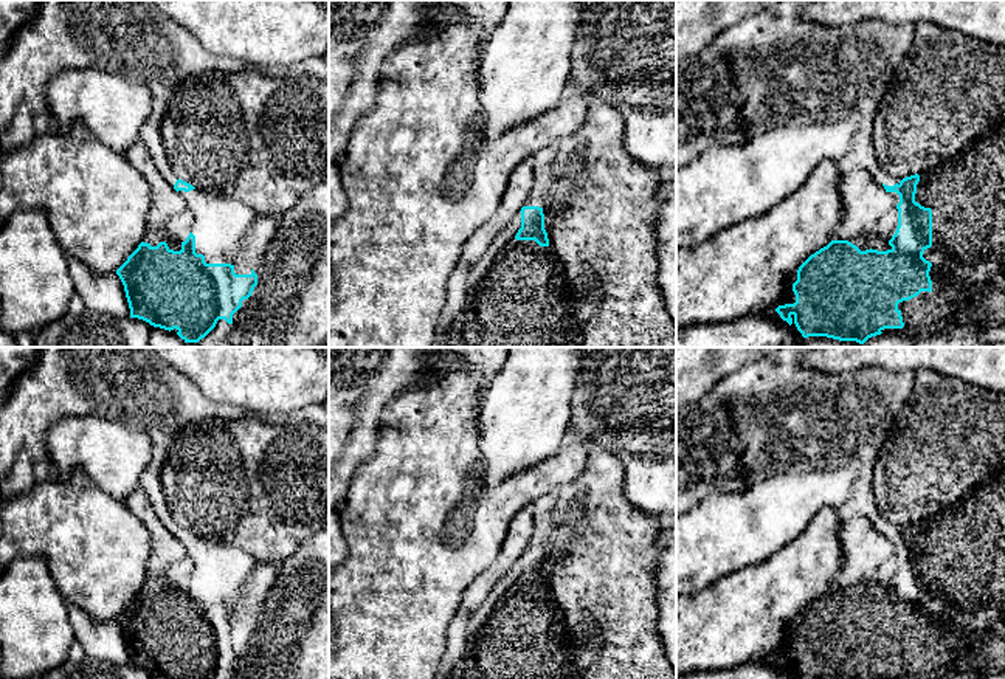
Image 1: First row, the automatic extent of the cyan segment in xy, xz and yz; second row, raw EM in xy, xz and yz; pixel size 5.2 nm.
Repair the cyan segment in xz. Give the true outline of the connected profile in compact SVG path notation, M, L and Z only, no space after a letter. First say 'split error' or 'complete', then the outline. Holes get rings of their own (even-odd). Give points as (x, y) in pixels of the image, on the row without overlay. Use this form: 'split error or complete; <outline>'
split error; M523 553L470 614L467 645L447 679L566 679L574 660L540 553Z

